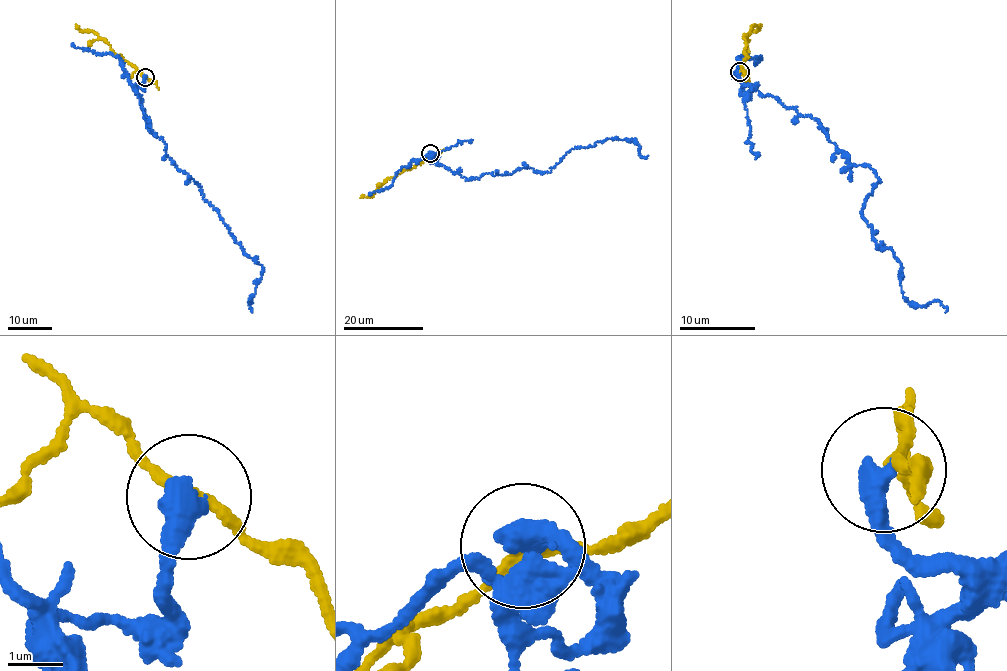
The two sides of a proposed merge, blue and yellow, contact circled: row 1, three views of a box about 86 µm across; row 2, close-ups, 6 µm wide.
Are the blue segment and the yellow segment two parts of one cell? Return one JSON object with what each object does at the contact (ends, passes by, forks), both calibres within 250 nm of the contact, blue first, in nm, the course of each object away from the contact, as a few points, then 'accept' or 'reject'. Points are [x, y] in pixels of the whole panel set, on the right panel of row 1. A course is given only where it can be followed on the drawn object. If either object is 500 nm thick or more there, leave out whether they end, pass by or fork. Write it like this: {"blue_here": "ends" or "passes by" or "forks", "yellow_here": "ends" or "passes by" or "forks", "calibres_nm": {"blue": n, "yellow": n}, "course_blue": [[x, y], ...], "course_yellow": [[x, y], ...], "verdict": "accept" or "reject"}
{"blue_here": "ends", "yellow_here": "passes by", "calibres_nm": {"blue": 480, "yellow": 180}, "course_blue": [[739, 71], [878, 177], [861, 216], [876, 248], [900, 265], [904, 297], [945, 312]], "course_yellow": [[739, 71], [747, 57], [743, 54], [744, 37], [754, 26], [758, 30], [755, 32], [752, 26]], "verdict": "reject"}

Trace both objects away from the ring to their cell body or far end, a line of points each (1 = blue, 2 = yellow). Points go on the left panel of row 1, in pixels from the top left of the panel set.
1: (145, 76), (143, 87), (133, 87), (148, 126), (263, 267), (251, 311)
2: (145, 76), (112, 51), (108, 42), (94, 32), (79, 30), (75, 24)

